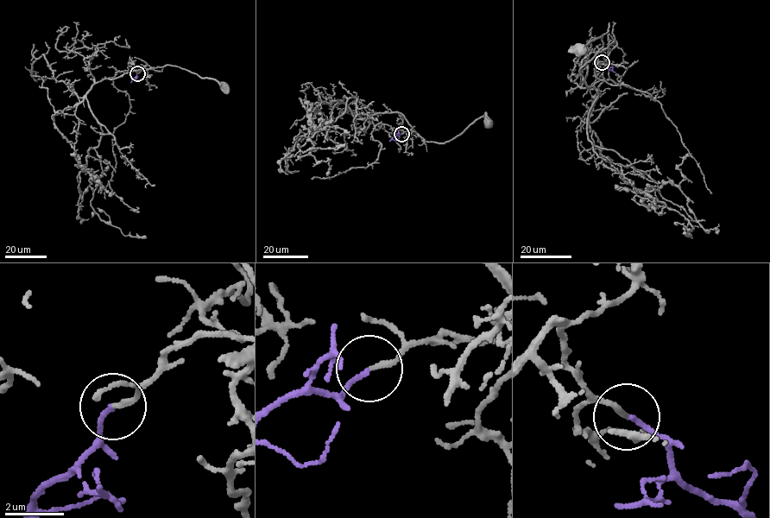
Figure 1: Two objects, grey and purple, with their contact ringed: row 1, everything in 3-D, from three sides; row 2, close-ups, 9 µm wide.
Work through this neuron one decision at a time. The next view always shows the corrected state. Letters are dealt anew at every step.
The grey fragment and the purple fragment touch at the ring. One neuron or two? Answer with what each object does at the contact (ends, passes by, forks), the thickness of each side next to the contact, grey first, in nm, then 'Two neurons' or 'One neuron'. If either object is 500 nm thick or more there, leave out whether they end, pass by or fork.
At the ring grey ends. At the ring purple ends. Thickness 170 nm (grey) against 160 nm. One neuron

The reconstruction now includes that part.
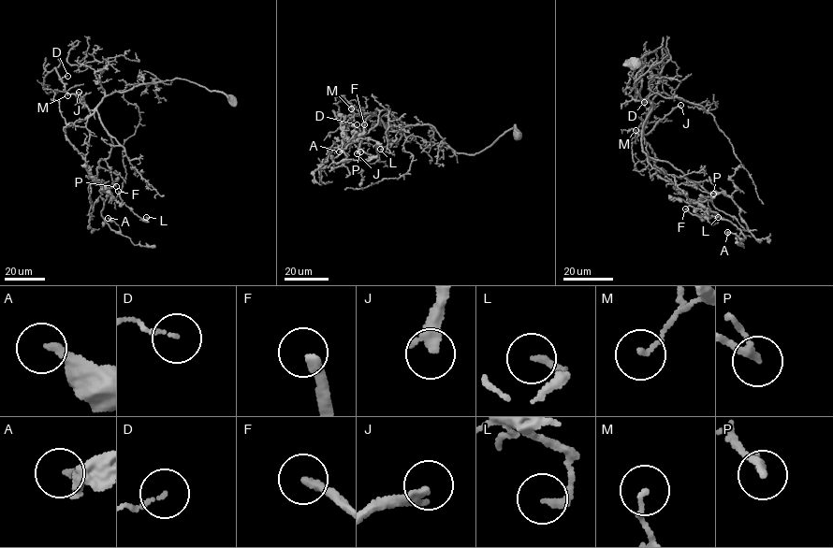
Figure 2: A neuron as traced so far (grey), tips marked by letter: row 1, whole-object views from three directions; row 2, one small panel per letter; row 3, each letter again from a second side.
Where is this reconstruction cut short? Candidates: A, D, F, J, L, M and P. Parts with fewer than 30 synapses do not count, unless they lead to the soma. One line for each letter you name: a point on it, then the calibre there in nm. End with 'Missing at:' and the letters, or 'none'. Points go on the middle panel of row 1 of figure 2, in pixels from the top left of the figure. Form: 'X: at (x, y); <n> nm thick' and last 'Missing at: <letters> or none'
F: at (364, 124); 280 nm thick
J: at (357, 153); 300 nm thick
P: at (360, 151); 170 nm thick
Missing at: F, J, P

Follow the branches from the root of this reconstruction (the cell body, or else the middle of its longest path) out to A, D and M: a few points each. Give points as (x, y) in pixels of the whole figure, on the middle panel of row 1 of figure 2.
A: (517, 135), (456, 153), (430, 124), (388, 130), (358, 110), (337, 164), (339, 151)
D: (517, 135), (507, 130), (467, 154), (430, 124), (389, 130), (370, 113), (353, 115), (348, 124), (357, 124)
M: (517, 135), (512, 128), (481, 151), (456, 153), (430, 124), (388, 130), (375, 114), (361, 117), (351, 108)

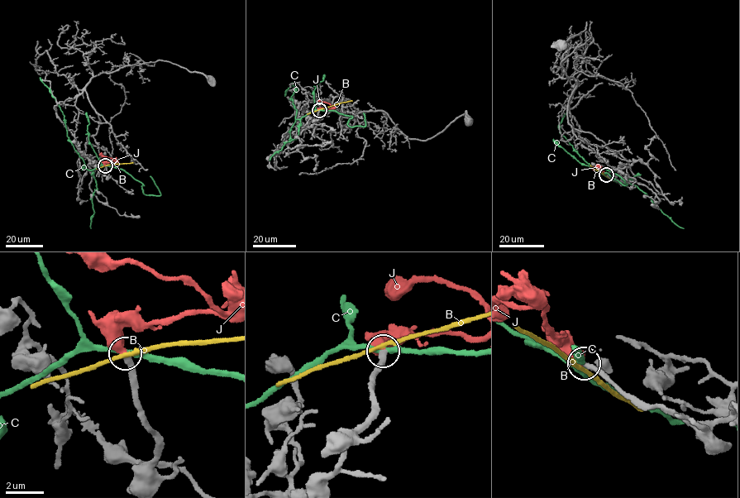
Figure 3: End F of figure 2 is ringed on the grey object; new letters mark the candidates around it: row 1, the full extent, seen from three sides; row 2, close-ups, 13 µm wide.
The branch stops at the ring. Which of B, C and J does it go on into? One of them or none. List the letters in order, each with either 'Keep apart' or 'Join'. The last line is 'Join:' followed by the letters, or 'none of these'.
B: Keep apart
C: Keep apart
J: Join
Join: J

